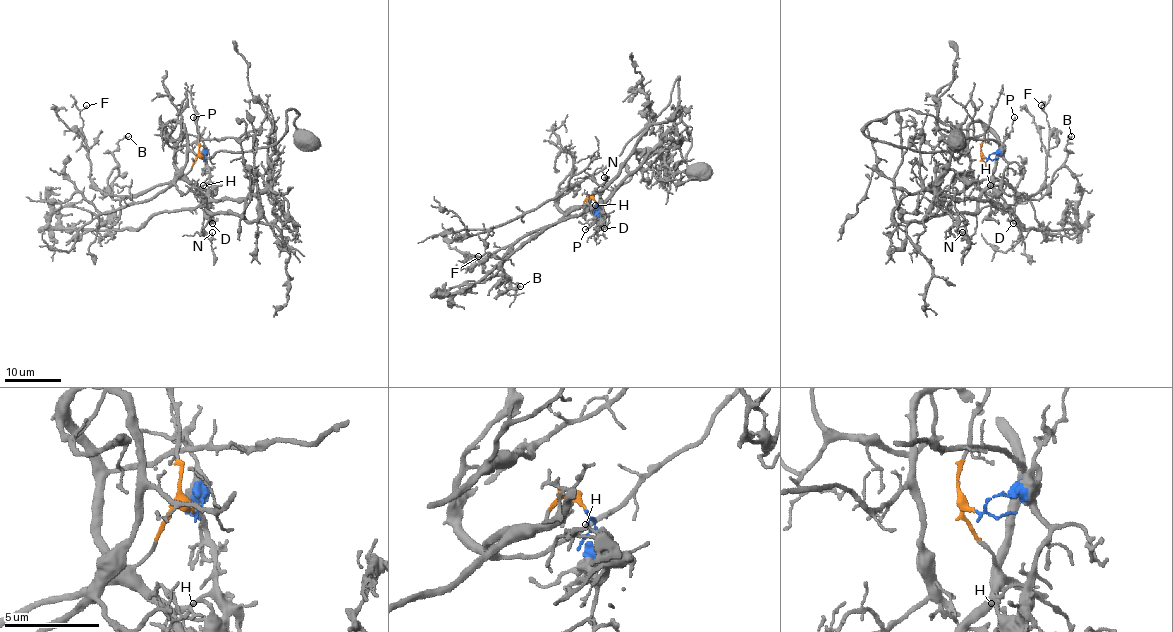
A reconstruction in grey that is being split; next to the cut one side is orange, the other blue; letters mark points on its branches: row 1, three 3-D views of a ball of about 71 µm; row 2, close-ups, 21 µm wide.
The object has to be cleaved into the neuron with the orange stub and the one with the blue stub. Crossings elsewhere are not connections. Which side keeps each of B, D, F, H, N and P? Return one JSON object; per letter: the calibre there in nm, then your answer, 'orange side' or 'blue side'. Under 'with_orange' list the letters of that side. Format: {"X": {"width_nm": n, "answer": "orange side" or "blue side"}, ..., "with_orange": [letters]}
{"B": {"width_nm": 90, "answer": "orange side"}, "D": {"width_nm": 100, "answer": "blue side"}, "F": {"width_nm": 100, "answer": "orange side"}, "H": {"width_nm": 140, "answer": "blue side"}, "N": {"width_nm": 130, "answer": "orange side"}, "P": {"width_nm": 130, "answer": "blue side"}, "with_orange": ["B", "F", "N"]}

